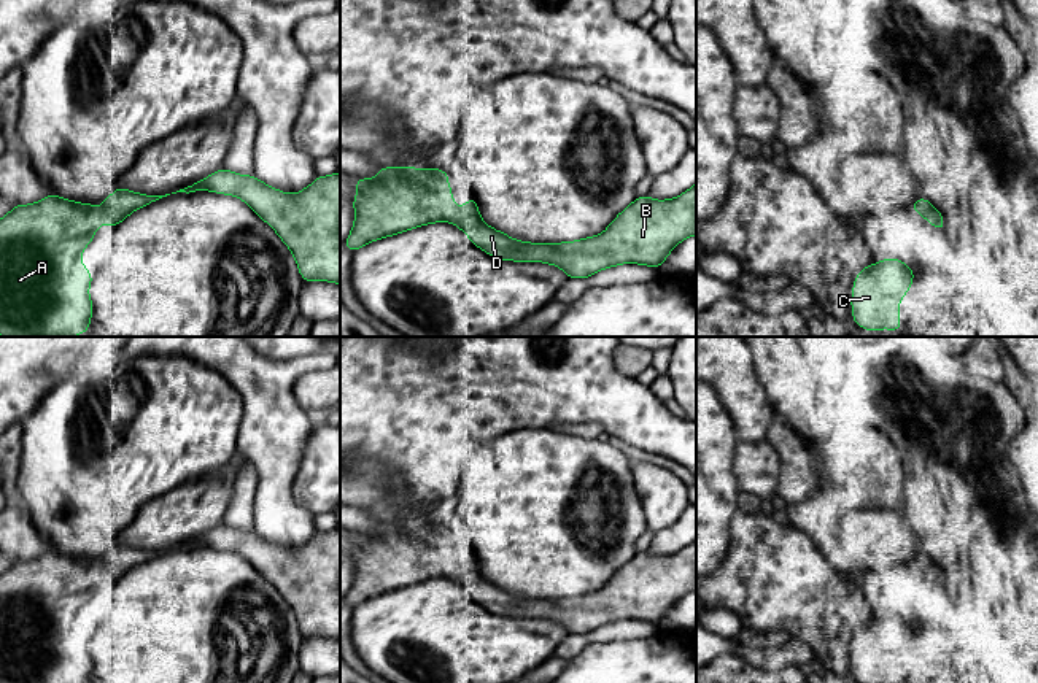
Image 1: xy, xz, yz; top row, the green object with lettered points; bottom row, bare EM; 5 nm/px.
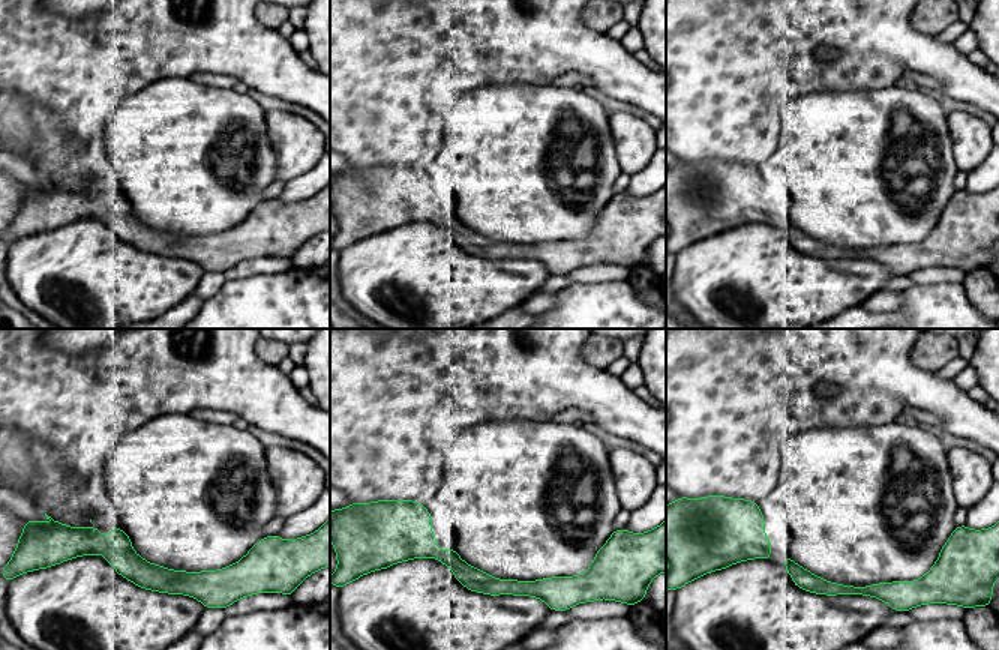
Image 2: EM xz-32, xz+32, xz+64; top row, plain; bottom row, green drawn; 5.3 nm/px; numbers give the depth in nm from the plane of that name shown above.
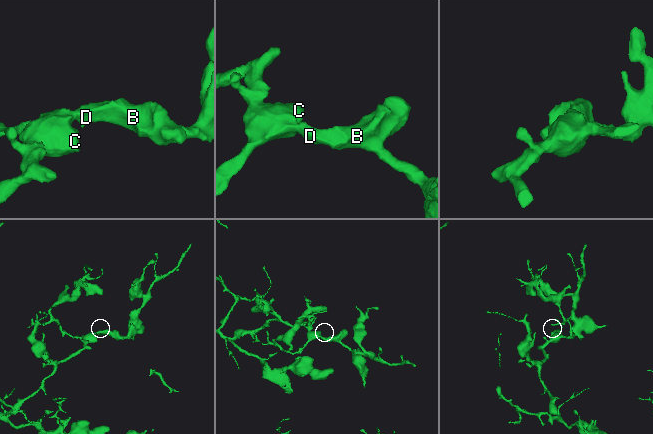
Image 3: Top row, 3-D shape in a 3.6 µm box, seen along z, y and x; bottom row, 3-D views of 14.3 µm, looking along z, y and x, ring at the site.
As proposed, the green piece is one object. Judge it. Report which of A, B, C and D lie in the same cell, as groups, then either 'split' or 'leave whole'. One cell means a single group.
groups A B C D; leave whole

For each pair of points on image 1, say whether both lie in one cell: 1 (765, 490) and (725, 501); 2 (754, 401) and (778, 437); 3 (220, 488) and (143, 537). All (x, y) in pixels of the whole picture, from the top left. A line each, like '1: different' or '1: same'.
1: different
2: different
3: same

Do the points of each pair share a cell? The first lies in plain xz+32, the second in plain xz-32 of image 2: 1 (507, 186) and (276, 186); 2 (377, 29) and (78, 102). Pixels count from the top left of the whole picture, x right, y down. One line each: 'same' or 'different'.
1: different
2: same

